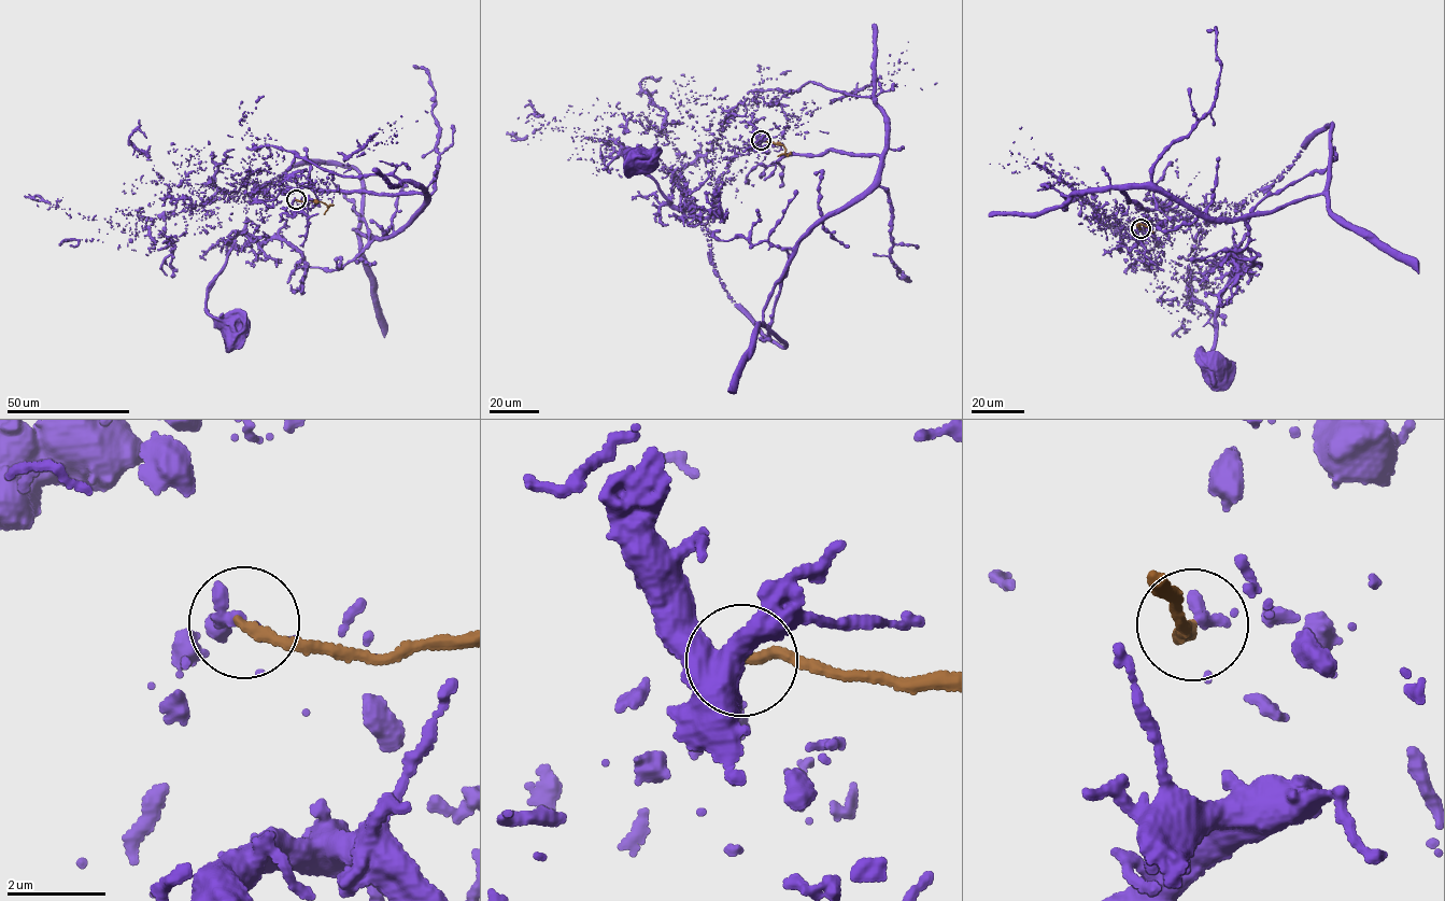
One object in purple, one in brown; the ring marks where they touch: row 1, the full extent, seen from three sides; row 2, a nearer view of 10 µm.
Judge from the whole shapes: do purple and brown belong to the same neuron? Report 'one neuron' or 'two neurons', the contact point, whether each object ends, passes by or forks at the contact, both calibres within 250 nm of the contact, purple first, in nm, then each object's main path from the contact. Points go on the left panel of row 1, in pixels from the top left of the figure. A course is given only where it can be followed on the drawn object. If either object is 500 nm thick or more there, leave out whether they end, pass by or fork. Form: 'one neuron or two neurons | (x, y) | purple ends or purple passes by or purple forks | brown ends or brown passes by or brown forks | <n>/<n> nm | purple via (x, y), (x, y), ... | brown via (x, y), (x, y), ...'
two neurons | (296, 199) | purple ends | brown ends | 280/220 nm | purple via (296, 199), (293, 188), (269, 197), (255, 181), (258, 191), (242, 193), (246, 223), (206, 309), (234, 333) | brown via (296, 199), (321, 201), (328, 207), (324, 214)

